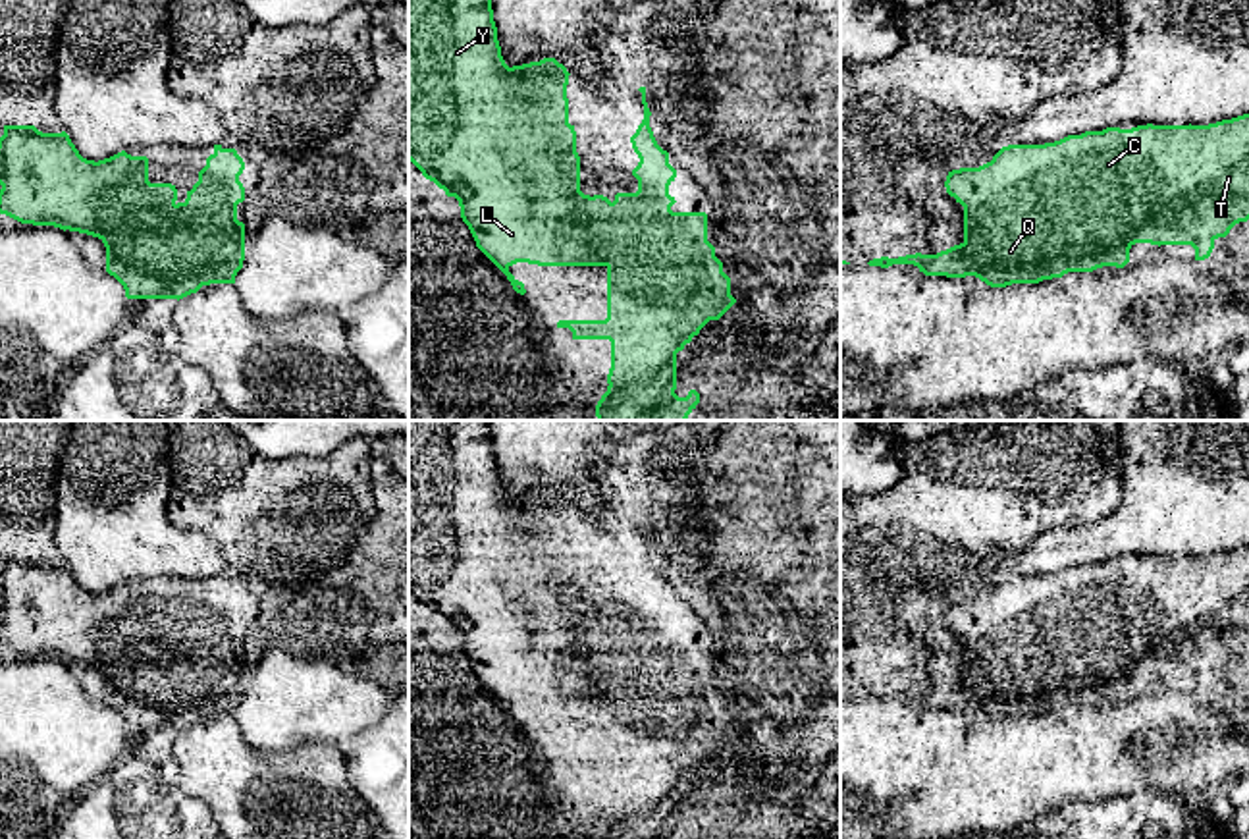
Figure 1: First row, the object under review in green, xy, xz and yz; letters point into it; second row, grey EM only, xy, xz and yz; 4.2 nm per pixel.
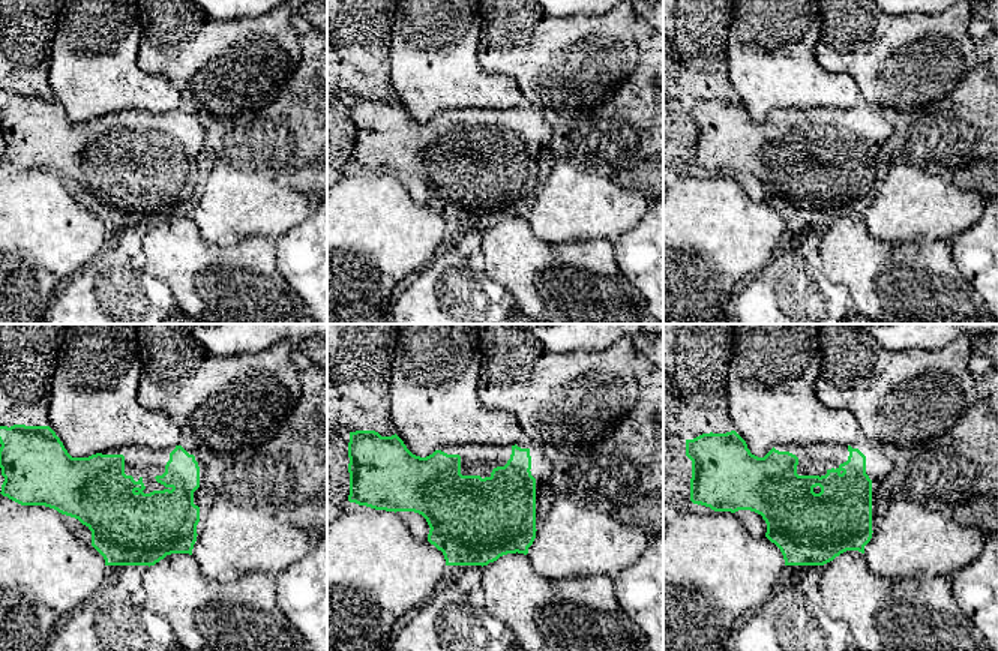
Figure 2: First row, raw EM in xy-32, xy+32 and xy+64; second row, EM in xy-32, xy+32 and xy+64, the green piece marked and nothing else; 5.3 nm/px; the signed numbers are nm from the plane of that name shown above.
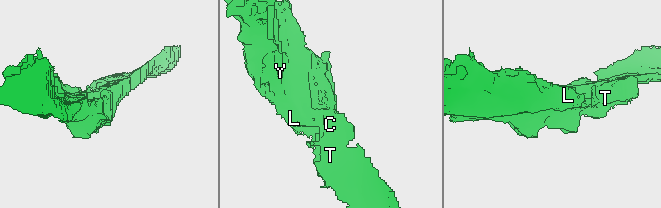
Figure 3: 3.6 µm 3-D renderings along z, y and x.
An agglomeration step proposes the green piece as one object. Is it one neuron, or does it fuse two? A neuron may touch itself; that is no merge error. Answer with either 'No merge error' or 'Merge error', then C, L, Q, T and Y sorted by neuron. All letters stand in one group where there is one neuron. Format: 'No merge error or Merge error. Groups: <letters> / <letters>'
No merge error. Groups: C L Q T Y

